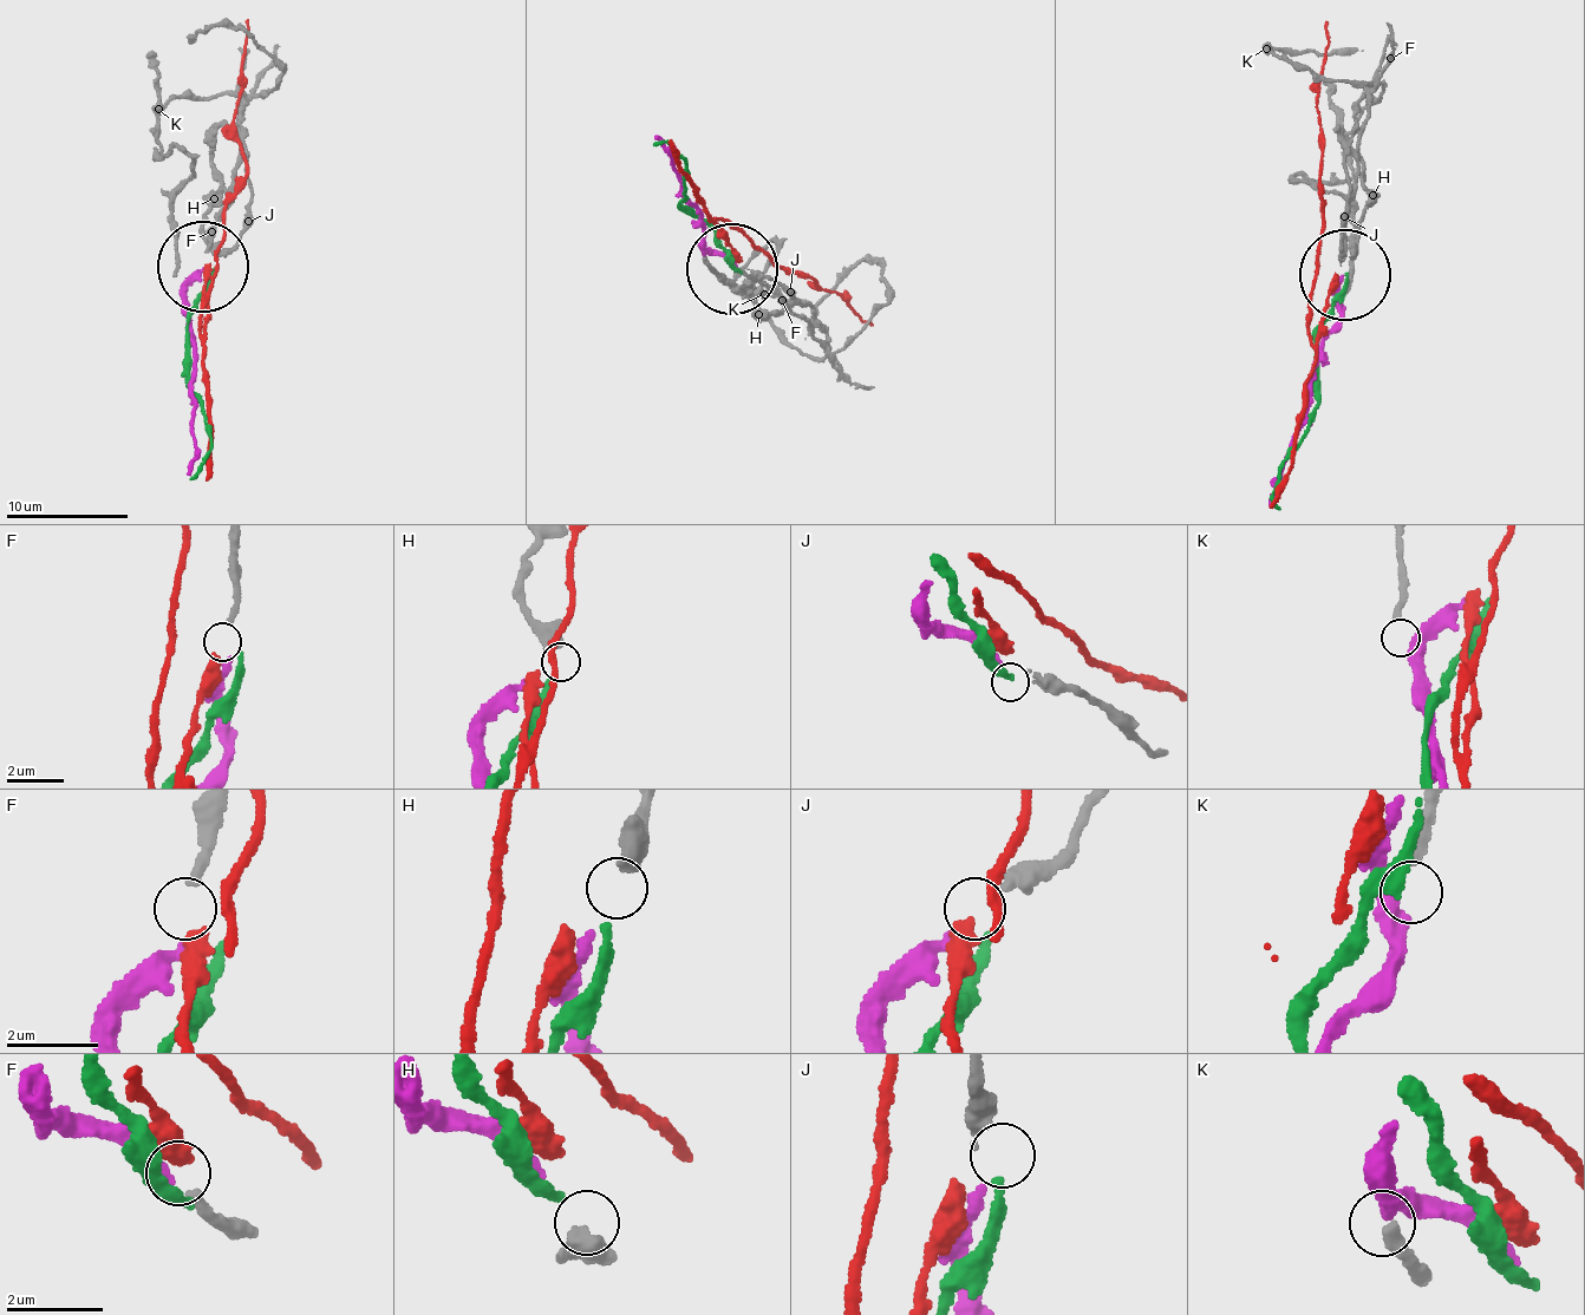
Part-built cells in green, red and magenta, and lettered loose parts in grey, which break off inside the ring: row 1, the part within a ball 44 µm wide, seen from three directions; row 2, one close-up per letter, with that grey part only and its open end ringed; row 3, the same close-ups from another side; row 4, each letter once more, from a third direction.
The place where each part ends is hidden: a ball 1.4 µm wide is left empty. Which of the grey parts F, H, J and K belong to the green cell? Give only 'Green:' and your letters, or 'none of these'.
Green: H

